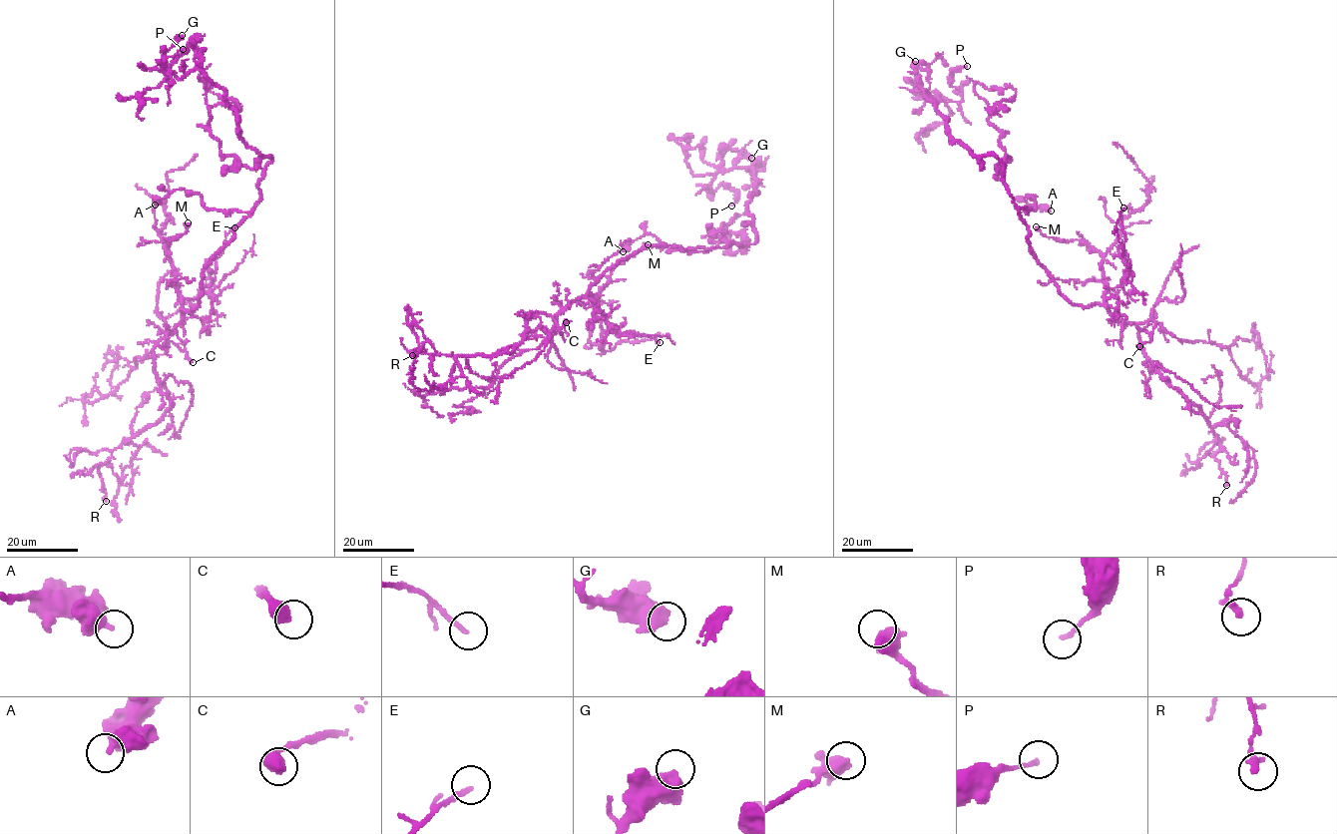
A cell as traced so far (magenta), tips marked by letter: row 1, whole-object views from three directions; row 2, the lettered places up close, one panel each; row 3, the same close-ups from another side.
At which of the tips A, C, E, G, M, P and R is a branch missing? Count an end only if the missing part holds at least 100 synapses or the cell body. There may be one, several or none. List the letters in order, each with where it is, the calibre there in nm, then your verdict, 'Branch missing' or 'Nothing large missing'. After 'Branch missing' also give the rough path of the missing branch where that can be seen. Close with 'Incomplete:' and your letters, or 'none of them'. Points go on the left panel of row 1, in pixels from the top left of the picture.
A: Place: (155, 205). Thickness 600 nm. Nothing large missing
C: Place: (193, 362). Thickness 480 nm. Nothing large missing
E: Place: (234, 227). Thickness 190 nm. Nothing large missing
G: Place: (182, 35). Thickness 650 nm. Nothing large missing
M: Place: (188, 222). Thickness 700 nm. Nothing large missing
P: Place: (183, 49). Thickness 170 nm. Nothing large missing
R: Place: (106, 501). Thickness 280 nm. Nothing large missing
Incomplete: none of them

